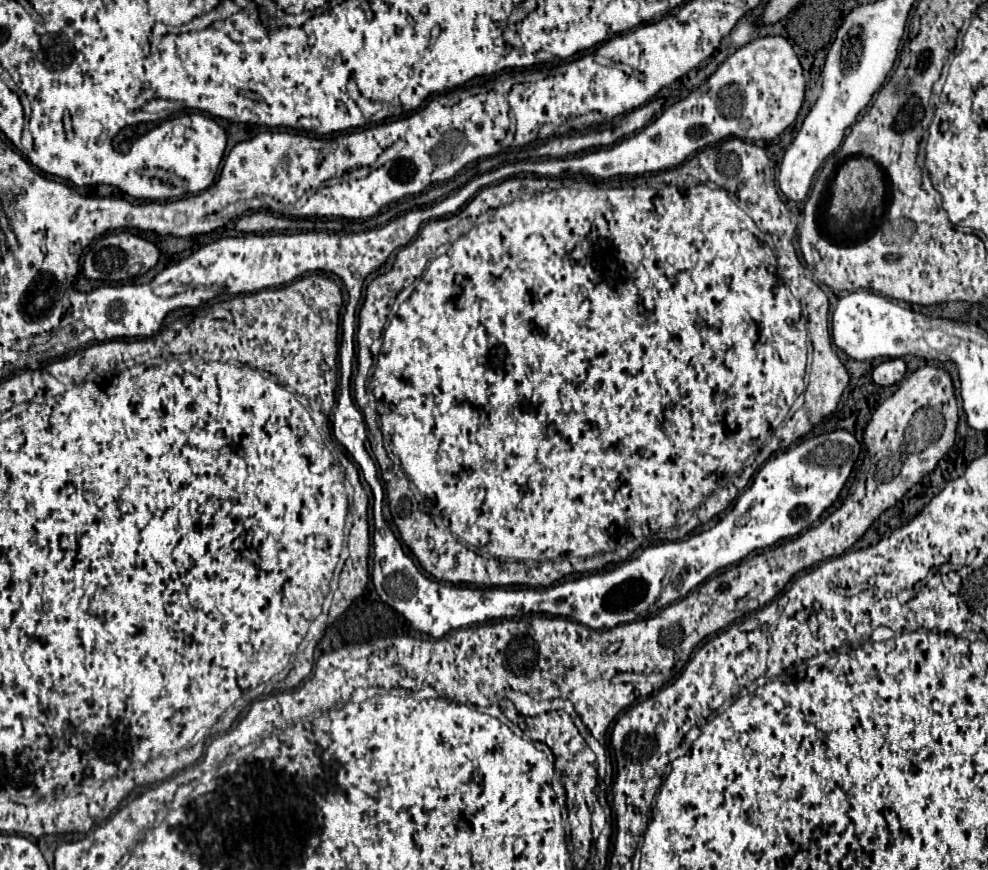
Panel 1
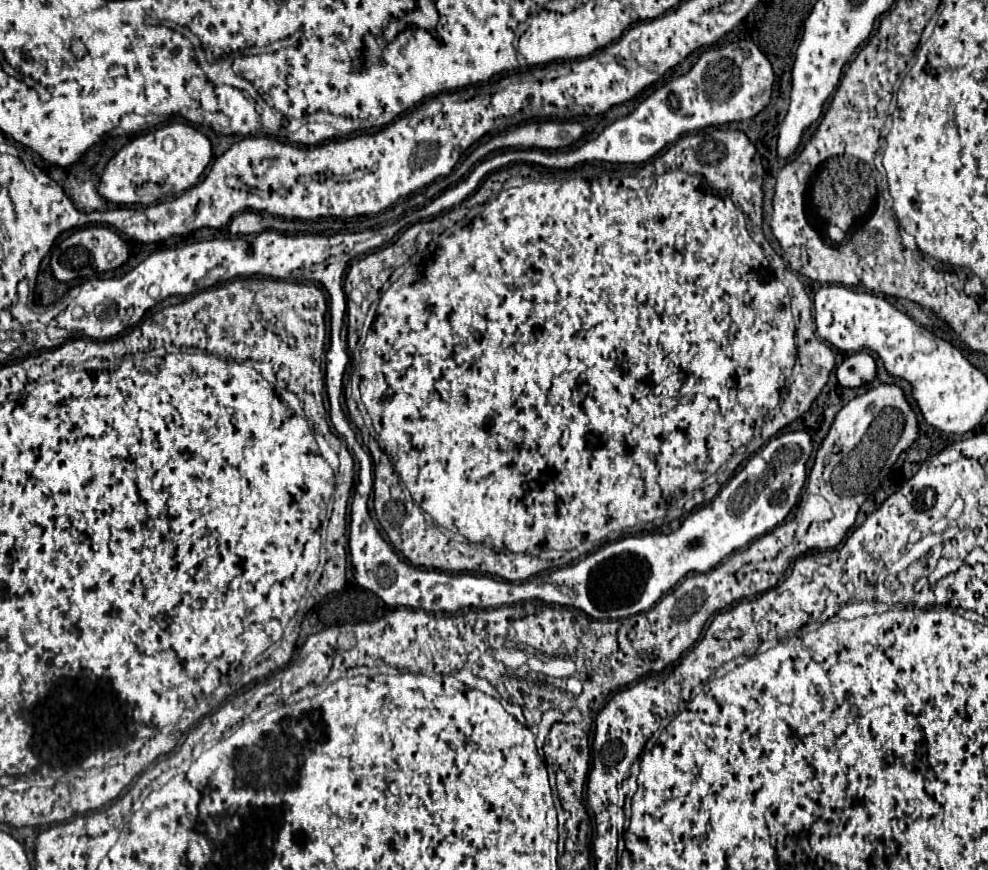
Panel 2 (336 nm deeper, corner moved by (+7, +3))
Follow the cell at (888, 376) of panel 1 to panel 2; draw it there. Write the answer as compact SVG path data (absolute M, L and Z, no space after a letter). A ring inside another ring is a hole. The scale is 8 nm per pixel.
M867 351L853 353L837 367L837 381L841 387L859 387L875 379L875 359Z

